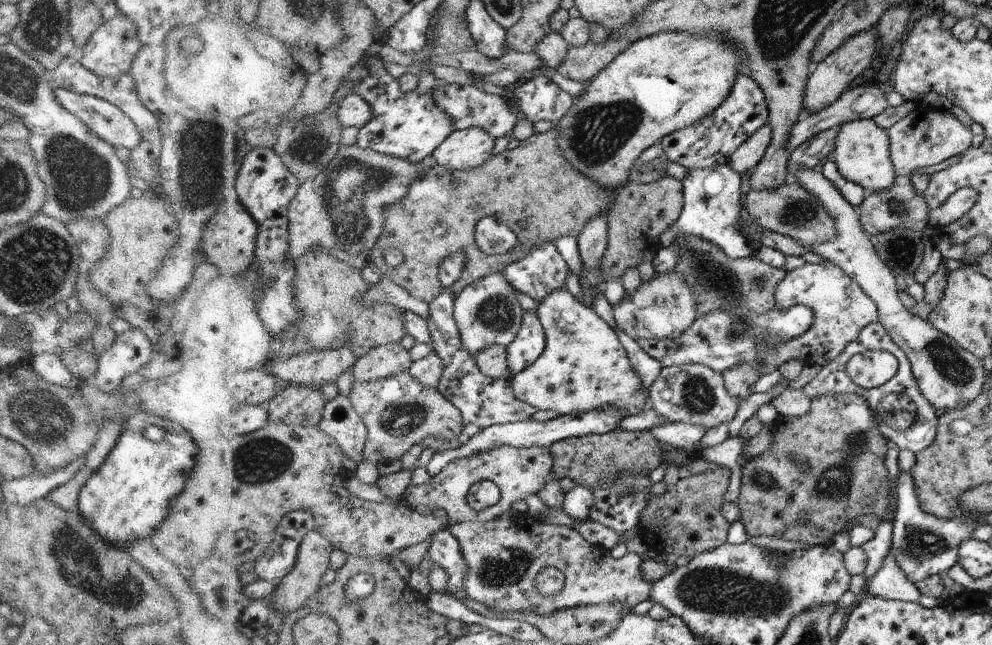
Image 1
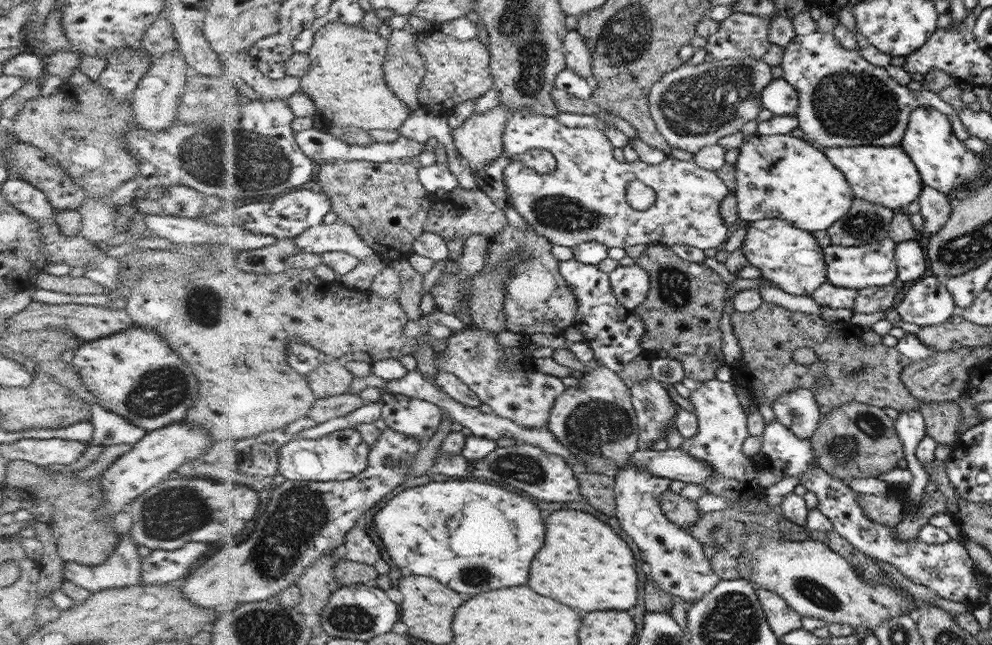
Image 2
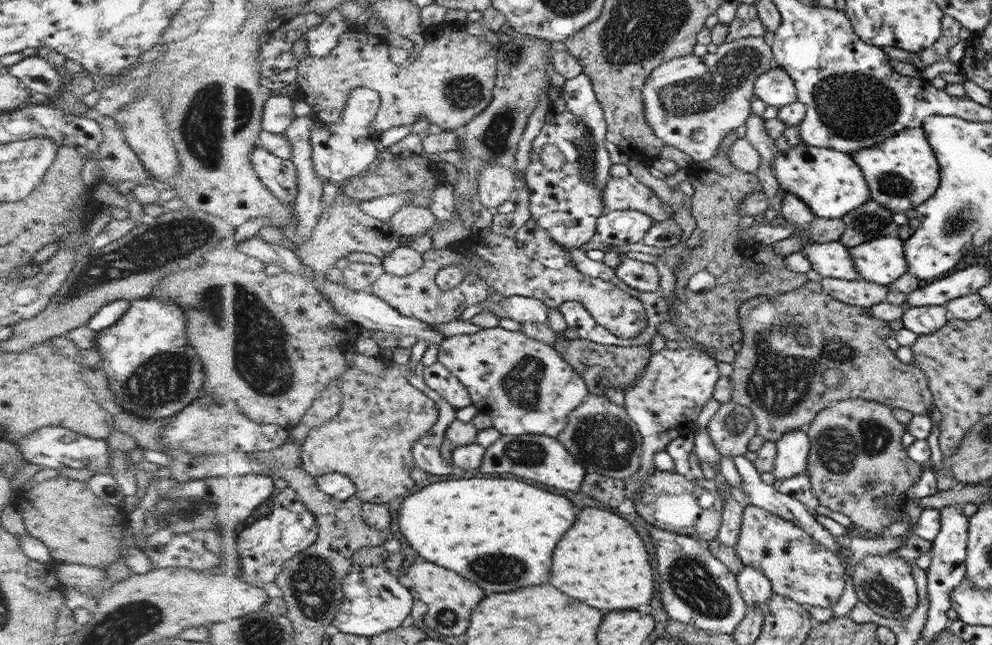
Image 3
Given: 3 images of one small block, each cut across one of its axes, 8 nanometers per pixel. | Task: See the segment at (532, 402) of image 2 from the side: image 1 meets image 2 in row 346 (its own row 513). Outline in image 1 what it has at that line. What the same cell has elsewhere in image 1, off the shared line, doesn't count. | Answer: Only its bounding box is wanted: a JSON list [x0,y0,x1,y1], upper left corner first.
[404,445,554,525]

